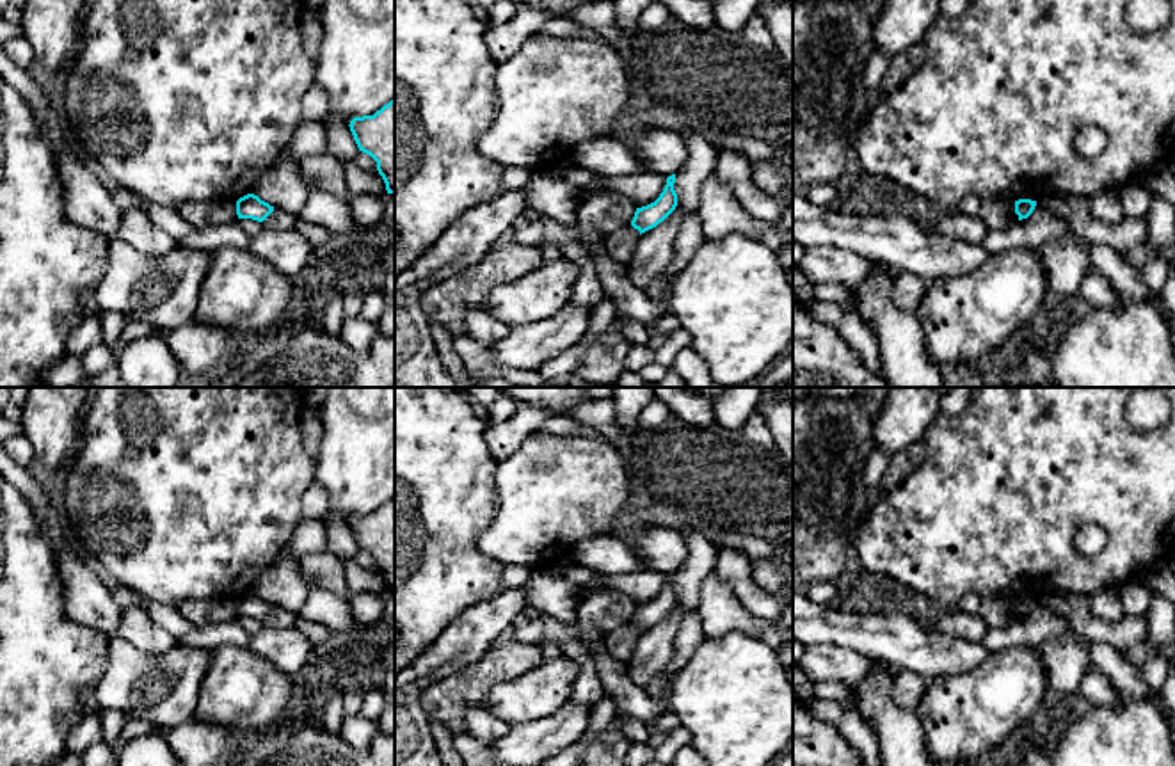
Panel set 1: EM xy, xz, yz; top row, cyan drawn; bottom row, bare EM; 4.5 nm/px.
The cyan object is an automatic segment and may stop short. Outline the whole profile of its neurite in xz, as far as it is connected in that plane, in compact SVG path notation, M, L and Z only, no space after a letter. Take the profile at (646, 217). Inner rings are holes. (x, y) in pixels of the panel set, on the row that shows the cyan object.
M675 174L667 178L667 185L659 197L642 208L636 208L631 226L642 233L663 222L677 206L677 194L674 190Z

